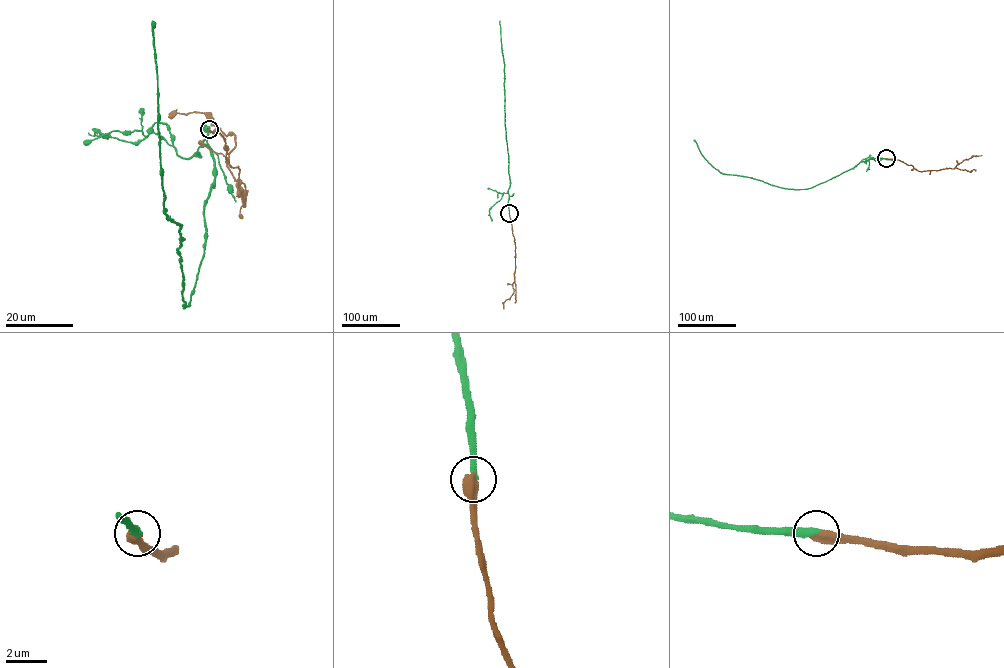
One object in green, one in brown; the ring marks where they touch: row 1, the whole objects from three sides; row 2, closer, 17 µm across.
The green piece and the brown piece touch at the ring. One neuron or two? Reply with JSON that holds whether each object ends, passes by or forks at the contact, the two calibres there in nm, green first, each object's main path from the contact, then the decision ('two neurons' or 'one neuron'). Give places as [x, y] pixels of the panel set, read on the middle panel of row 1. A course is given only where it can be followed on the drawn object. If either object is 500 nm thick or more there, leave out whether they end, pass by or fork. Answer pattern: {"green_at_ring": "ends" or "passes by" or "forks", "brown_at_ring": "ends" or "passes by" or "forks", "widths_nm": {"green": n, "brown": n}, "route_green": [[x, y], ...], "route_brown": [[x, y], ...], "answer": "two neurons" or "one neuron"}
{"widths_nm": {"green": 340, "brown": 550}, "route_green": [[509, 213], [500, 20]], "route_brown": [[509, 213], [515, 246], [514, 281], [513, 293], [503, 302], [503, 308]], "answer": "one neuron"}

